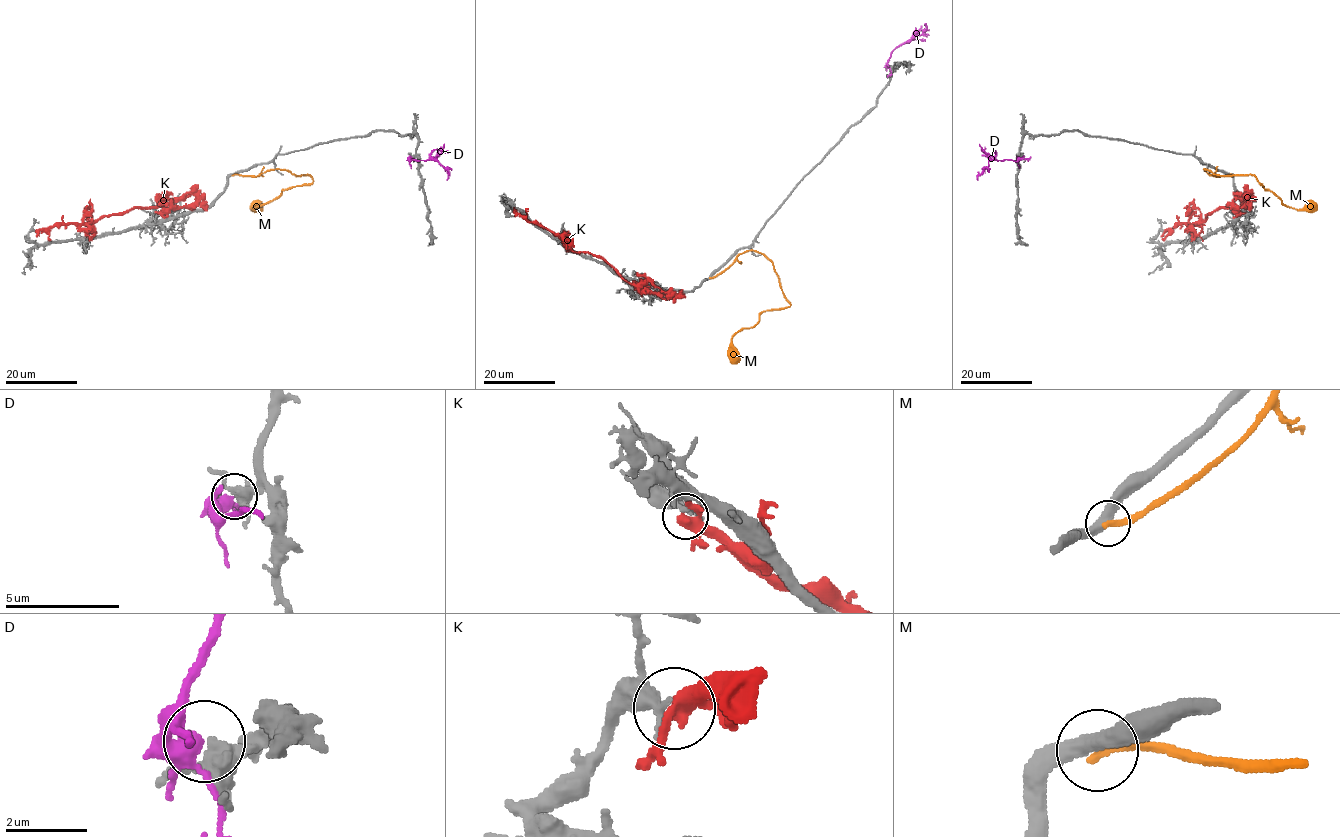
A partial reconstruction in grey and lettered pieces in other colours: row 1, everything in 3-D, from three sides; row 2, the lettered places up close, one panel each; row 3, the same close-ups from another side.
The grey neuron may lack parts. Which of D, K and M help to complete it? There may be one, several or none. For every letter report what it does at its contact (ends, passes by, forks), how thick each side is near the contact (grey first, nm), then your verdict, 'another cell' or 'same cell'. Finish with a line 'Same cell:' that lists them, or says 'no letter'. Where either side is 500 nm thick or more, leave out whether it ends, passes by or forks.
D: it forks; calibres 360 and 280 nm; another cell
K: it forks; calibres 260 and 320 nm; another cell
M: it ends; calibres 400 and 280 nm; another cell
Same cell: no letter

